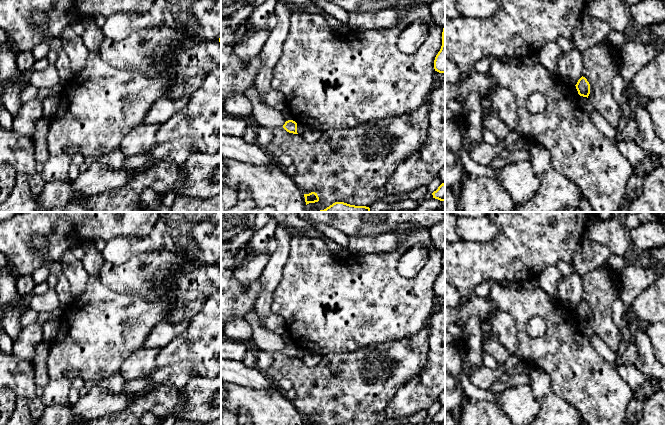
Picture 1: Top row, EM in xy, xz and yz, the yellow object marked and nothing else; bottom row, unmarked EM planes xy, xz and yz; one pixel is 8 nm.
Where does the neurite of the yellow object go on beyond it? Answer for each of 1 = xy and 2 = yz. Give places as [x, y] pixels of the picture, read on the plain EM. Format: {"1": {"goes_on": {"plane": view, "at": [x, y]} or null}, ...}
{"1": {"goes_on": null}, "2": {"goes_on": null}}

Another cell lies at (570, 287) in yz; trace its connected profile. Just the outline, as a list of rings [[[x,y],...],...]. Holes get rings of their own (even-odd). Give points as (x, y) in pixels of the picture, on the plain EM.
[[[572,272],[569,276],[561,276],[559,296],[565,306],[576,309],[582,301],[582,291],[582,276],[576,272]]]

